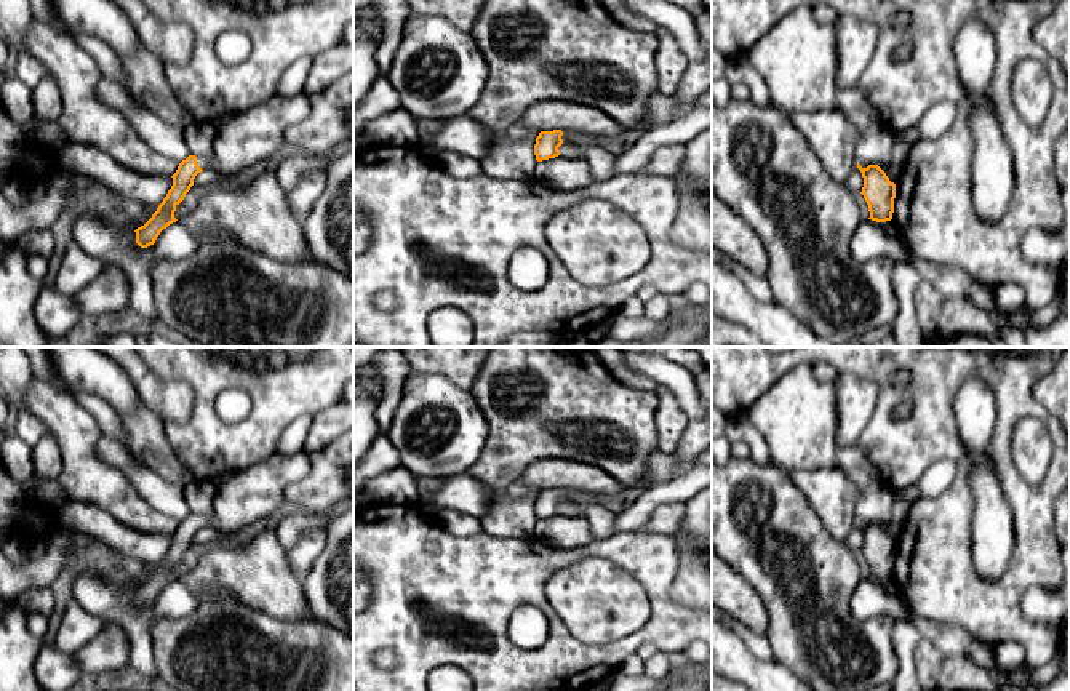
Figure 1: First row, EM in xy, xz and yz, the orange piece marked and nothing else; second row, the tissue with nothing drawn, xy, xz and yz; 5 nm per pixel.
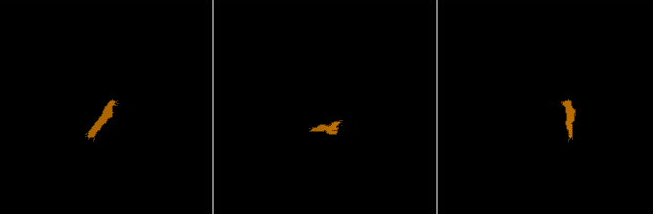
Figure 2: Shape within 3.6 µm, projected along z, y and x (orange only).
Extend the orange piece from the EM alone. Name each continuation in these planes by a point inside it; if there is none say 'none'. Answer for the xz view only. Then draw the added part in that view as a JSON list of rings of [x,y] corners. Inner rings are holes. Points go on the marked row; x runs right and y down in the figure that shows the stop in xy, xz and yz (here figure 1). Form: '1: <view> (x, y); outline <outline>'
1: xz (578, 144); outline [[[563,131],[563,142],[568,144],[568,150],[563,150],[563,146],[558,147],[560,155],[573,155],[577,158],[585,158],[585,152],[598,144],[598,138],[587,136],[577,131]]]

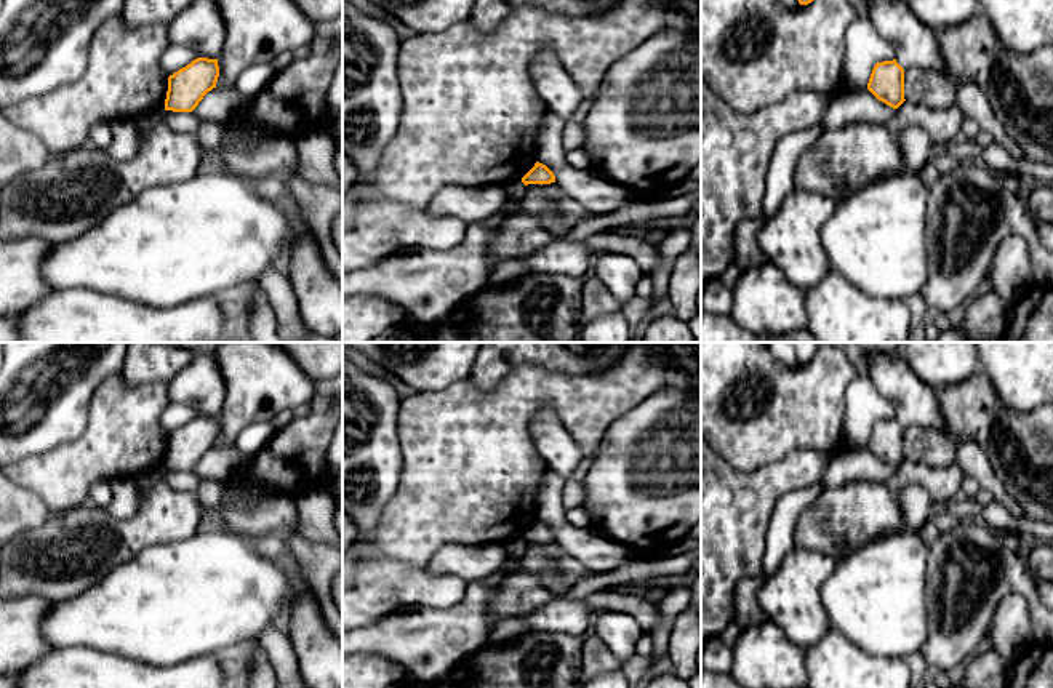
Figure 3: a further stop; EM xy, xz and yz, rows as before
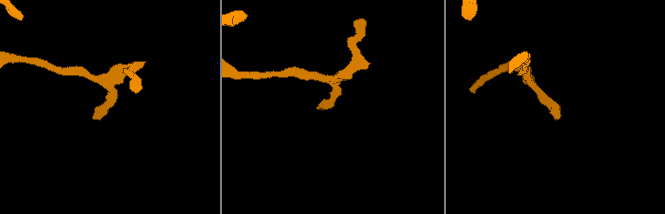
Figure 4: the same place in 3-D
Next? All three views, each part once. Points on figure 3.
none

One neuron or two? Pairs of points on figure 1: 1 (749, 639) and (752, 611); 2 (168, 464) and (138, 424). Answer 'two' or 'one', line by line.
1: two
2: one

